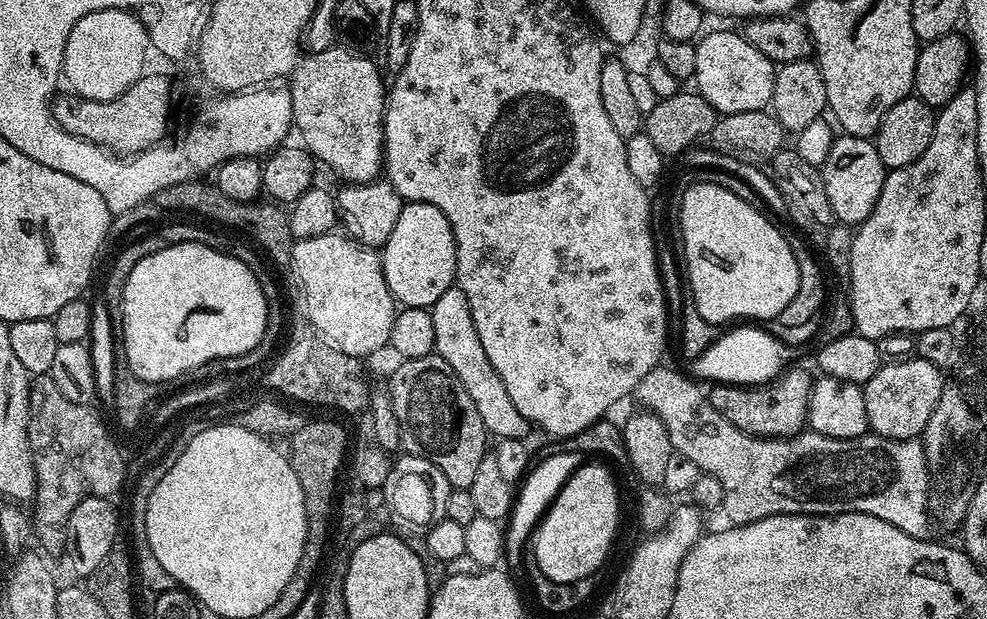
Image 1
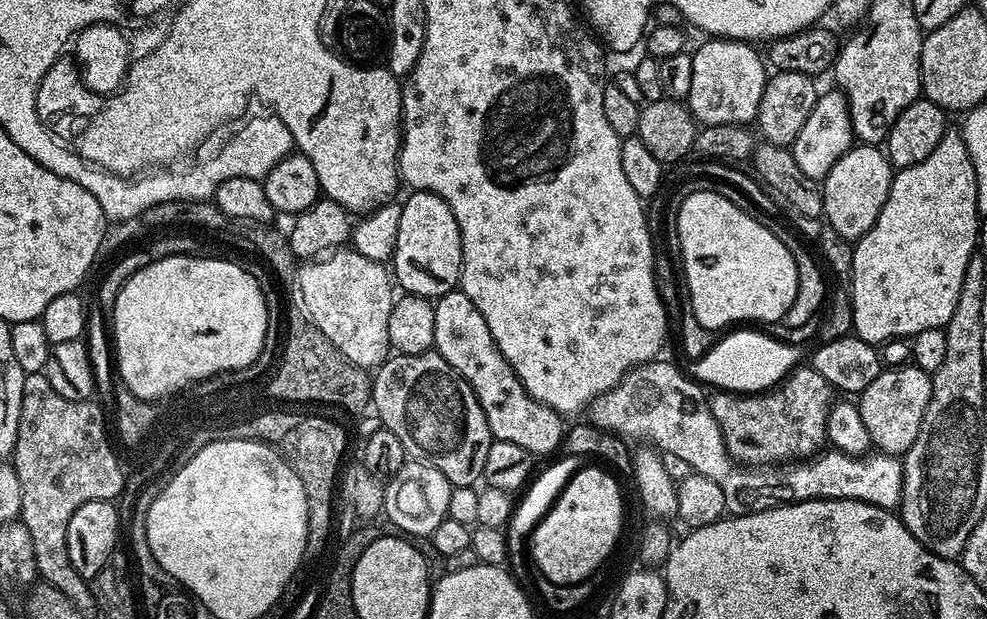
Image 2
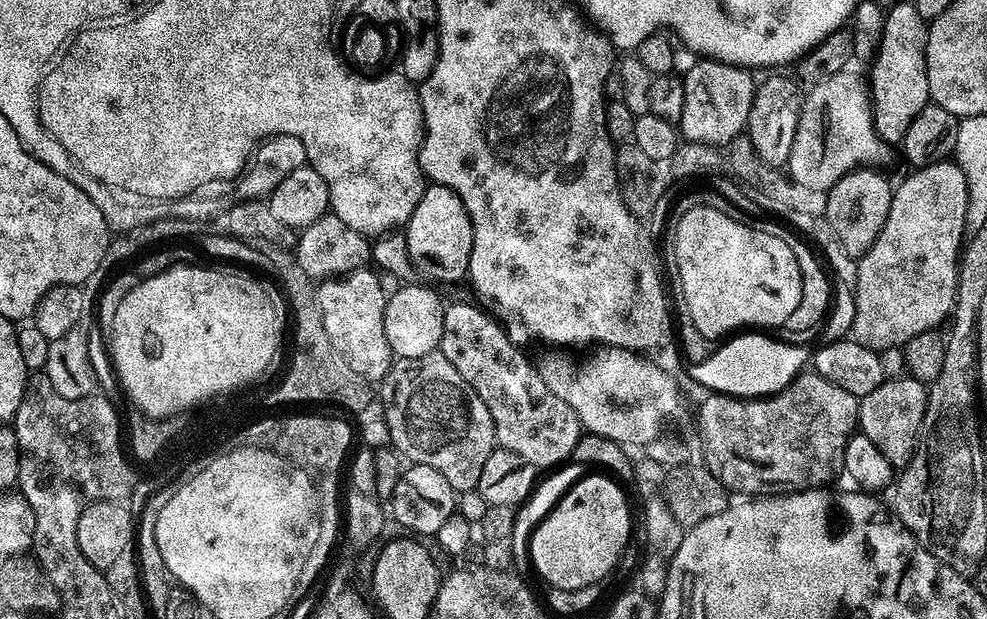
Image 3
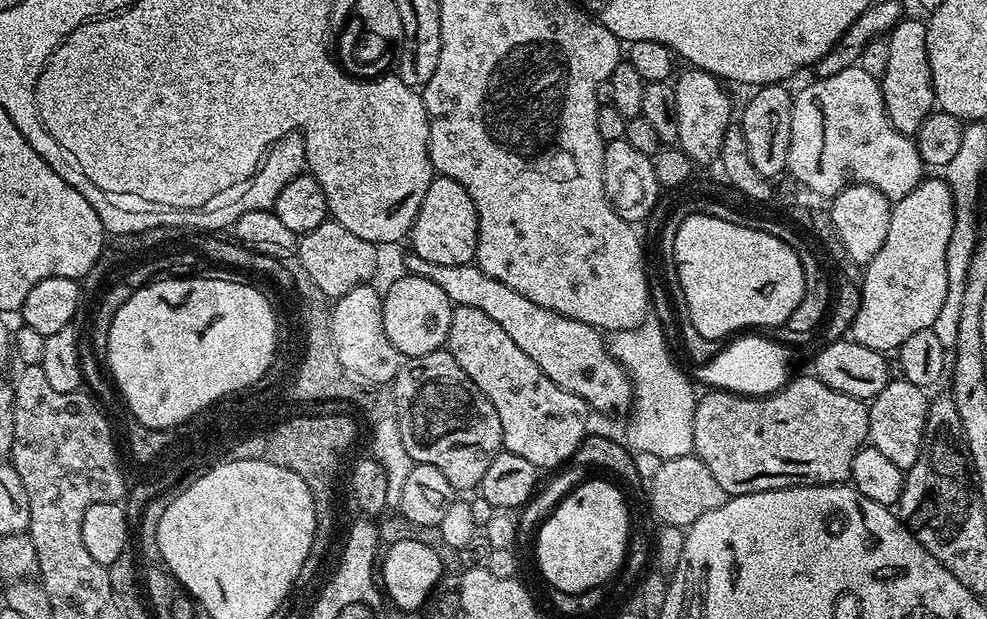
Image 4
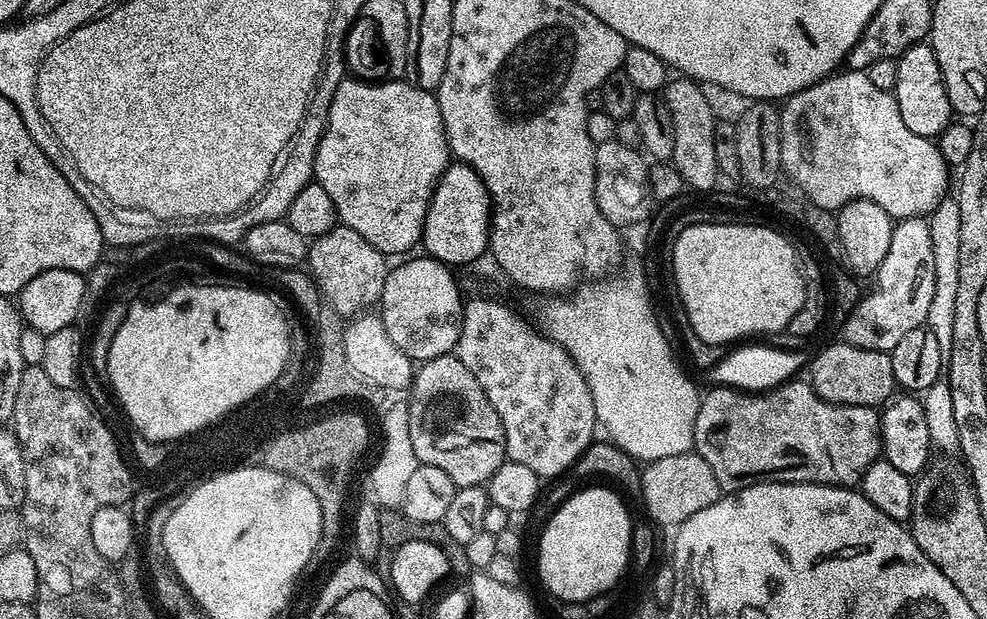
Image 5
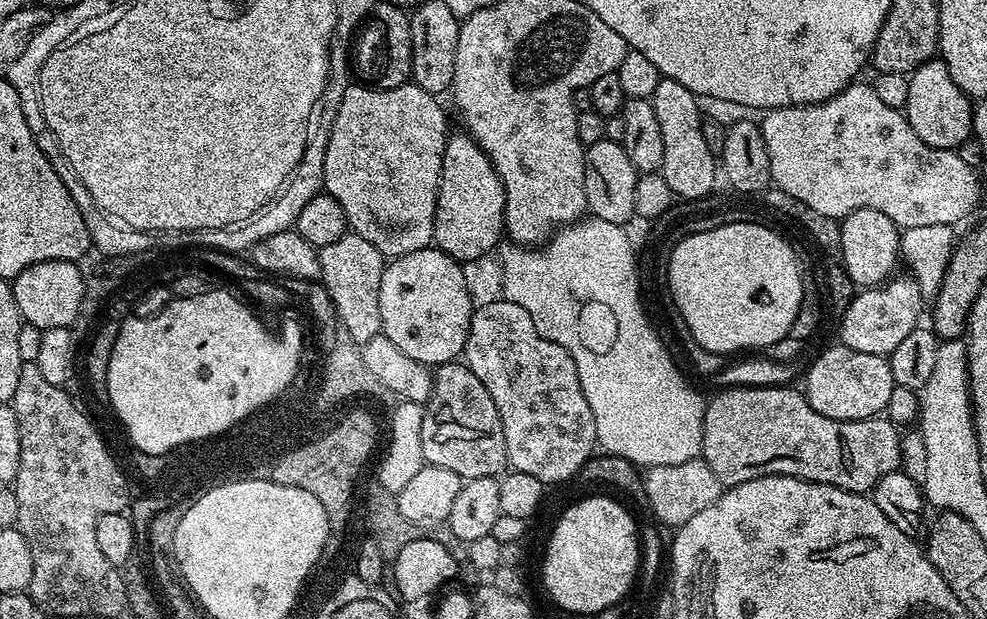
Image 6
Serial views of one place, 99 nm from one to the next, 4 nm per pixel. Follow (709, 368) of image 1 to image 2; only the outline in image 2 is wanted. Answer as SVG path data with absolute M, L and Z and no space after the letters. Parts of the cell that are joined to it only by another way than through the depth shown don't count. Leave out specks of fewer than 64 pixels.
M743 328L731 331L734 333L724 339L721 337L705 356L693 363L692 368L694 368L694 370L692 369L692 372L699 383L705 385L710 384L712 386L709 387L735 392L737 394L756 394L771 389L778 383L781 383L799 365L800 361L798 360L802 356L801 351L803 351L799 345L781 342L763 331L760 333L742 329Z

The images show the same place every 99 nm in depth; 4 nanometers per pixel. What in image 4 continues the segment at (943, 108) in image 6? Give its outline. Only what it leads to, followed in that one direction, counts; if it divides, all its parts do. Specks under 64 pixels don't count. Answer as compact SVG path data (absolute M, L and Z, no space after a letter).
M904 18L887 37L890 62L886 62L886 70L880 80L880 89L884 95L886 114L894 130L898 130L904 136L915 137L922 122L926 122L926 118L933 112L936 103L930 74L930 58L926 54L927 29L928 25L923 19Z

